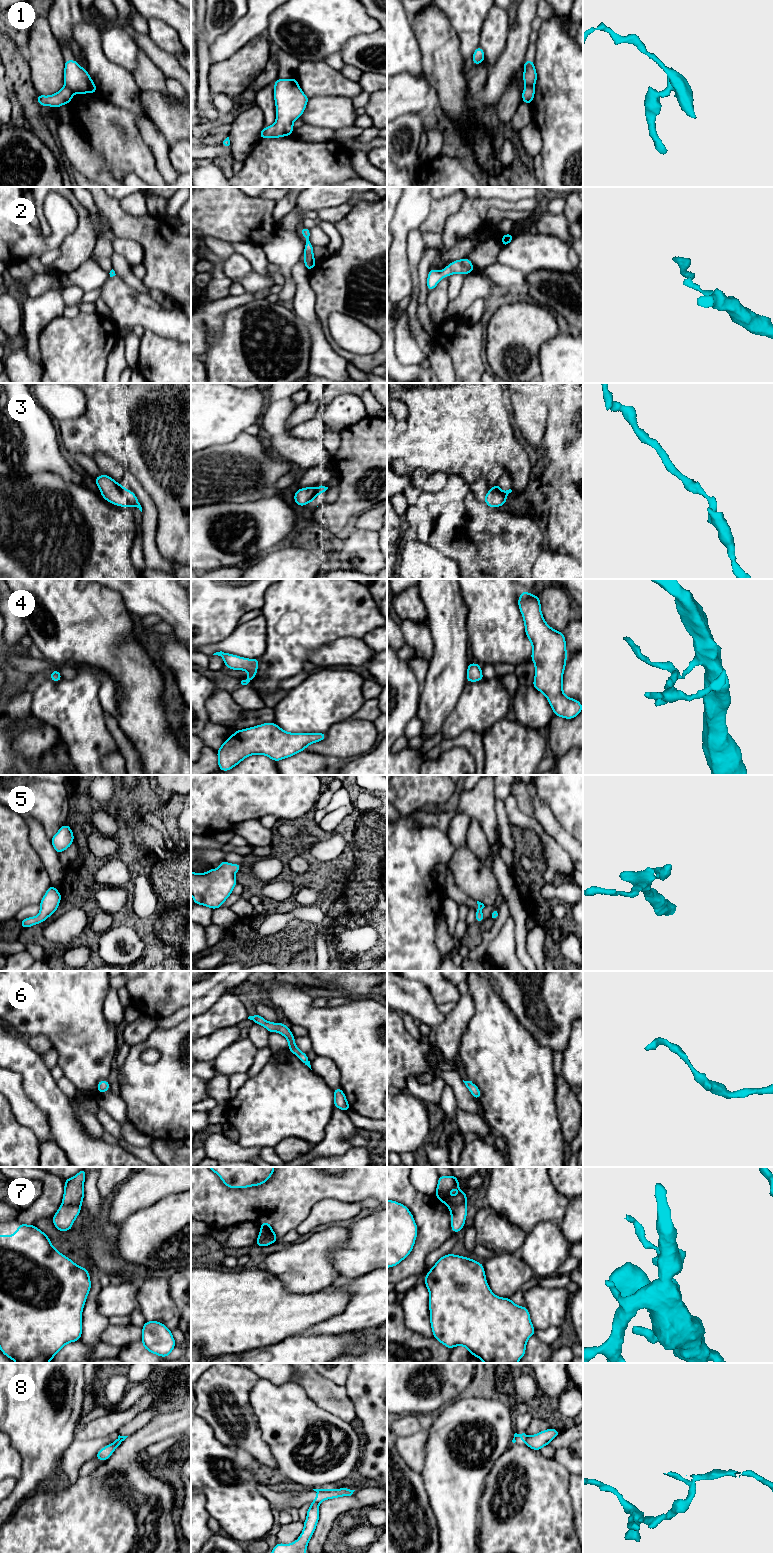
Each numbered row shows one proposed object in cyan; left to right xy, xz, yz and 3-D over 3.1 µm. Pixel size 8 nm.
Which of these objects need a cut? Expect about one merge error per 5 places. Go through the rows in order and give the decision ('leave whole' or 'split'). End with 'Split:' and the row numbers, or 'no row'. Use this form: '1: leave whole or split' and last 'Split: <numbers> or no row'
1: split
2: leave whole
3: leave whole
4: leave whole
5: leave whole
6: leave whole
7: split
8: split
Split: 1, 7, 8

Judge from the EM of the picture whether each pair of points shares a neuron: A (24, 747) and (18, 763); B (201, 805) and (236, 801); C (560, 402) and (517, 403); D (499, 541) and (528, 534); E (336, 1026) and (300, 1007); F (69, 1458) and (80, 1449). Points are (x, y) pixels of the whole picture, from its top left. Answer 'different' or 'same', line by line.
A: different
B: same
C: different
D: same
E: same
F: same

